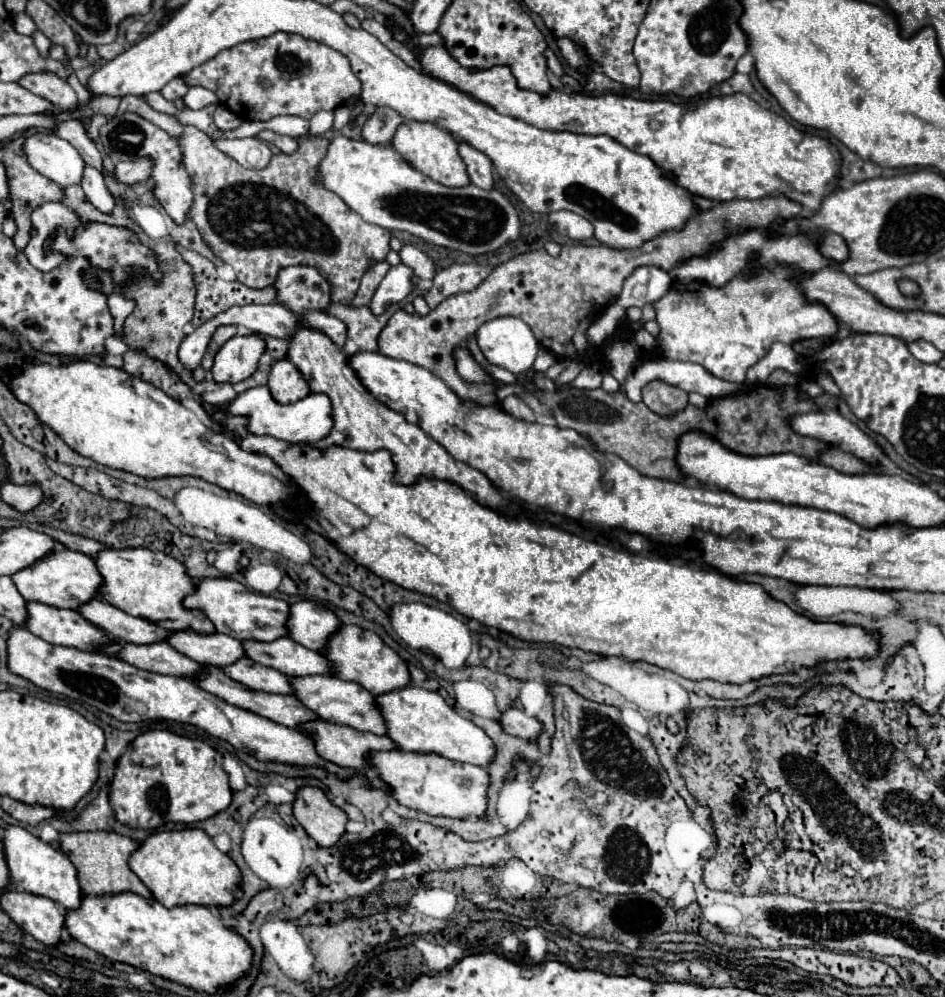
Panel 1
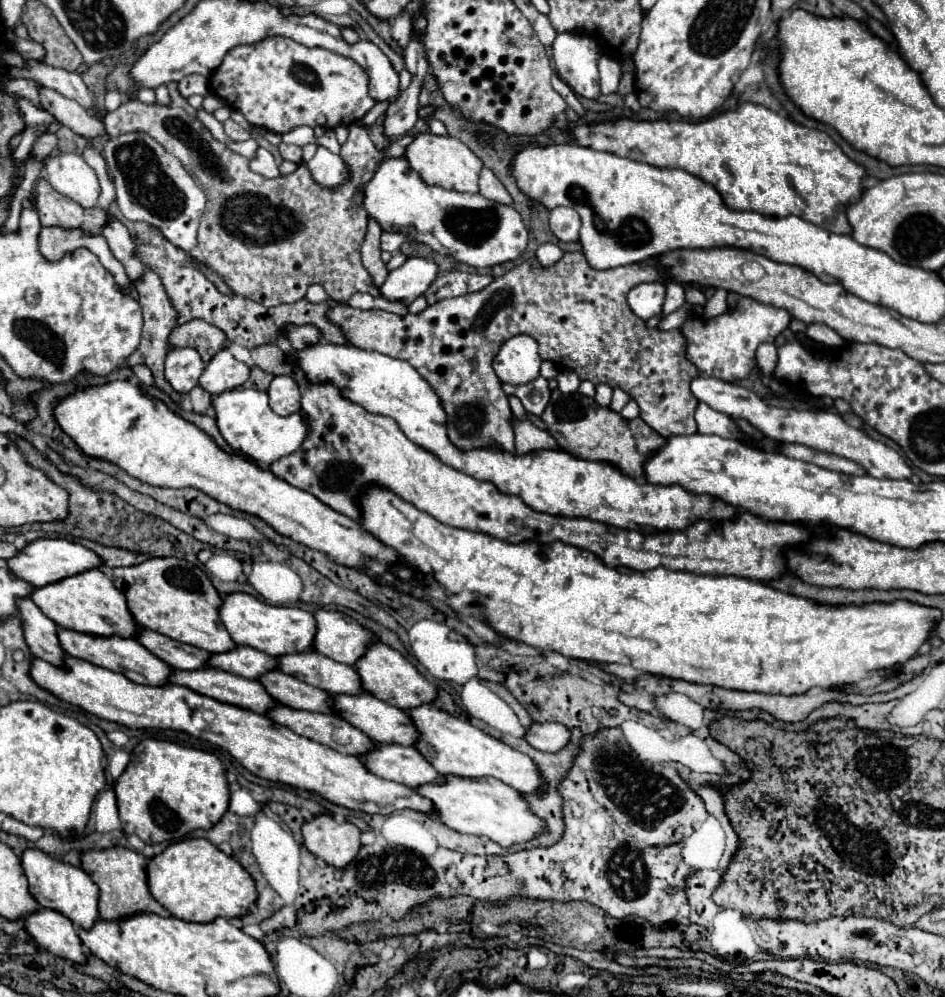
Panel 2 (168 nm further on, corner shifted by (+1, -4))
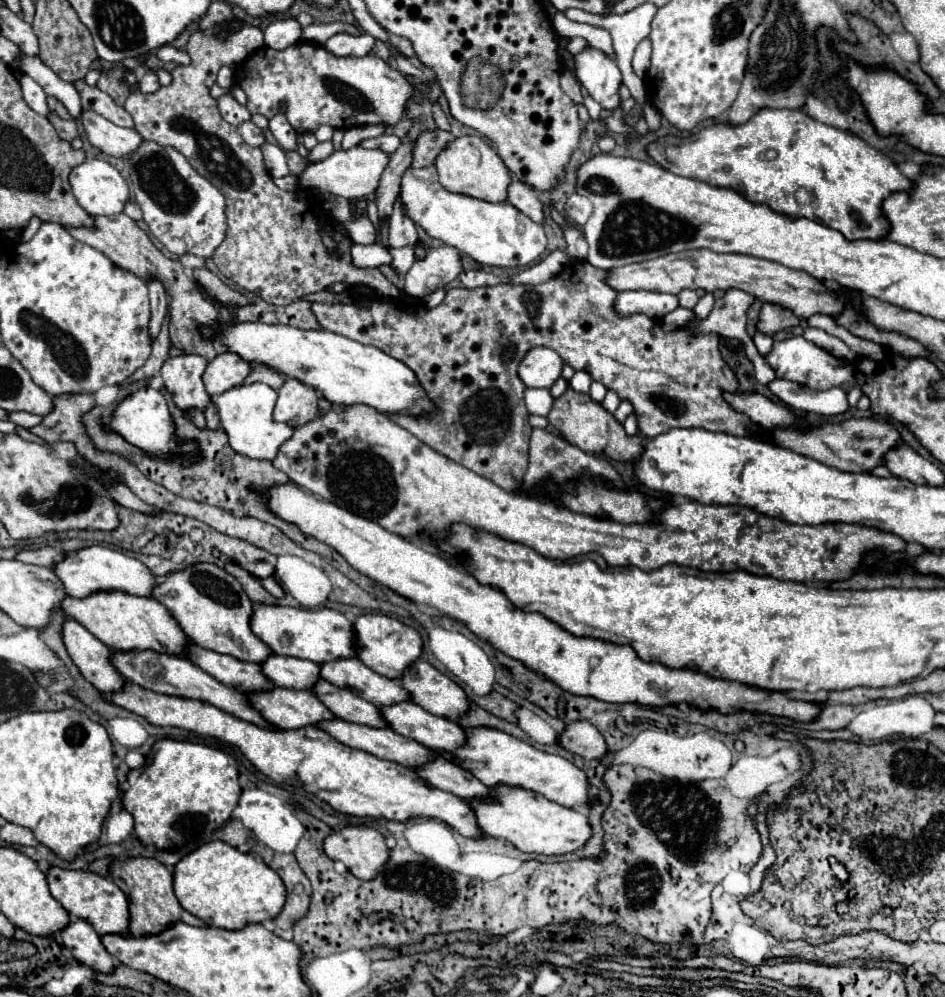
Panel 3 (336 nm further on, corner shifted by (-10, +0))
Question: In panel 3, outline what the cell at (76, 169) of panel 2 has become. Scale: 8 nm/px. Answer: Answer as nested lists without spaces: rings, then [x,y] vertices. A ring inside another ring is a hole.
[[[86,160],[72,168],[70,186],[78,204],[90,216],[110,216],[124,210],[130,190],[120,172],[104,160]]]

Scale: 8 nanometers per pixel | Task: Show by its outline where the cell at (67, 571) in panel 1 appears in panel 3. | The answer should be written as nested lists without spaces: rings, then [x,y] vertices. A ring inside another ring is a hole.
[[[94,592],[92,596],[76,600],[74,596],[66,596],[60,608],[84,624],[88,632],[92,632],[102,644],[108,644],[114,650],[156,650],[184,656],[182,648],[188,642],[186,634],[180,630],[178,622],[170,616],[170,612],[156,602],[154,598],[132,596],[128,592]]]

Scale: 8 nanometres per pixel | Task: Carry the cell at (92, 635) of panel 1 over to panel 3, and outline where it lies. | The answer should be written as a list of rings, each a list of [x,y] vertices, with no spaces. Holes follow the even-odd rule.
[[[112,650],[112,666],[130,682],[160,692],[160,694],[170,694],[170,696],[182,696],[182,698],[196,698],[196,700],[204,700],[208,704],[214,704],[220,710],[226,710],[242,720],[254,722],[258,726],[272,726],[268,724],[248,702],[246,696],[240,694],[236,688],[224,686],[220,684],[216,678],[212,678],[210,674],[206,674],[204,670],[200,670],[198,666],[194,666],[188,658],[176,656],[176,654],[162,654],[162,652],[154,652],[154,650]]]

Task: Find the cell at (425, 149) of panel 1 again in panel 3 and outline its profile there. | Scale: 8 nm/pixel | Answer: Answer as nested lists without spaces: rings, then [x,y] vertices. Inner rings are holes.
[[[460,136],[446,144],[446,148],[436,156],[436,170],[440,176],[440,184],[458,194],[468,194],[488,202],[504,202],[506,188],[510,184],[508,170],[500,156],[478,136]]]

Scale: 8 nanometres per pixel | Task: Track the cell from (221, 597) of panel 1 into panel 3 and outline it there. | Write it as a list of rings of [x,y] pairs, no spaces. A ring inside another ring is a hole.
[[[256,604],[250,618],[250,628],[264,644],[268,644],[268,648],[274,654],[306,658],[316,664],[336,660],[336,658],[356,656],[352,624],[340,612],[330,608],[308,610],[308,608]]]

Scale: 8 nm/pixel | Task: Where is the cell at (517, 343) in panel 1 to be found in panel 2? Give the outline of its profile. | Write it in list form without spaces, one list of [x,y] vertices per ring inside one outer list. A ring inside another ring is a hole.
[[[513,336],[493,360],[493,370],[505,384],[527,384],[539,376],[541,358],[531,336]]]

